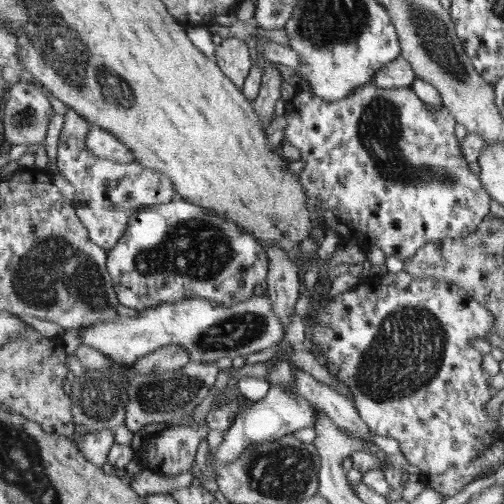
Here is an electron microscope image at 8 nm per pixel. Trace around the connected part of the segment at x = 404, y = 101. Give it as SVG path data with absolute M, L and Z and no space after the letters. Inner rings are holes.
M305 80L297 86L295 98L285 106L285 119L288 126L284 129L286 139L294 148L300 150L301 160L306 162L304 169L300 173L300 181L303 182L303 188L306 189L307 208L312 212L315 210L316 202L320 199L322 206L322 220L324 230L334 230L341 239L352 241L359 247L365 250L378 246L386 257L395 256L400 260L411 259L416 254L419 248L422 248L426 243L434 243L442 239L466 238L468 235L474 234L479 224L490 216L491 198L487 190L483 188L483 182L478 174L470 171L466 162L466 157L460 154L458 148L458 138L454 136L454 124L456 120L442 105L432 108L426 108L426 104L420 100L411 88L386 89L377 88L376 86L367 85L363 88L358 88L354 95L348 96L346 99L328 103L322 101L319 97L312 93L311 86L305 84Z

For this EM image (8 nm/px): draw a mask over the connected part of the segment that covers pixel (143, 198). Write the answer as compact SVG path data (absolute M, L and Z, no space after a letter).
M69 108L59 136L57 170L75 189L73 206L91 232L92 240L110 251L126 234L127 224L135 214L152 205L171 203L176 194L175 184L163 172L148 169L138 162L126 164L92 155L87 147L89 132L89 123Z

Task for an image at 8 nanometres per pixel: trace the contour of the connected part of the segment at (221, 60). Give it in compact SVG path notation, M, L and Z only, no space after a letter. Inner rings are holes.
M236 37L224 38L220 45L216 46L215 62L242 90L251 71L250 52L246 42Z

